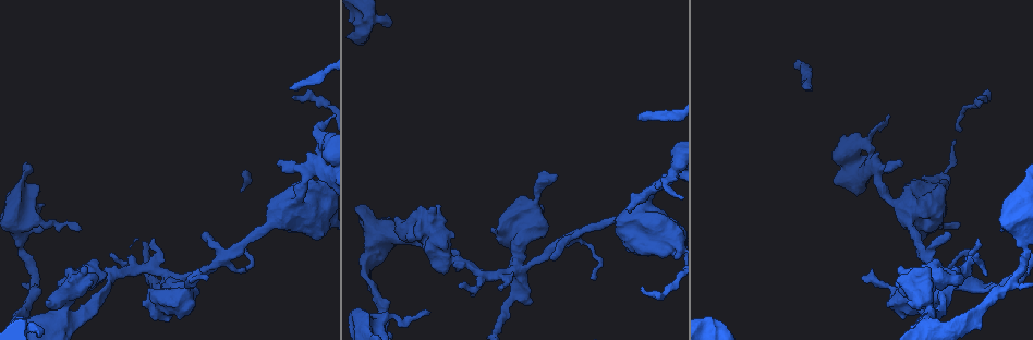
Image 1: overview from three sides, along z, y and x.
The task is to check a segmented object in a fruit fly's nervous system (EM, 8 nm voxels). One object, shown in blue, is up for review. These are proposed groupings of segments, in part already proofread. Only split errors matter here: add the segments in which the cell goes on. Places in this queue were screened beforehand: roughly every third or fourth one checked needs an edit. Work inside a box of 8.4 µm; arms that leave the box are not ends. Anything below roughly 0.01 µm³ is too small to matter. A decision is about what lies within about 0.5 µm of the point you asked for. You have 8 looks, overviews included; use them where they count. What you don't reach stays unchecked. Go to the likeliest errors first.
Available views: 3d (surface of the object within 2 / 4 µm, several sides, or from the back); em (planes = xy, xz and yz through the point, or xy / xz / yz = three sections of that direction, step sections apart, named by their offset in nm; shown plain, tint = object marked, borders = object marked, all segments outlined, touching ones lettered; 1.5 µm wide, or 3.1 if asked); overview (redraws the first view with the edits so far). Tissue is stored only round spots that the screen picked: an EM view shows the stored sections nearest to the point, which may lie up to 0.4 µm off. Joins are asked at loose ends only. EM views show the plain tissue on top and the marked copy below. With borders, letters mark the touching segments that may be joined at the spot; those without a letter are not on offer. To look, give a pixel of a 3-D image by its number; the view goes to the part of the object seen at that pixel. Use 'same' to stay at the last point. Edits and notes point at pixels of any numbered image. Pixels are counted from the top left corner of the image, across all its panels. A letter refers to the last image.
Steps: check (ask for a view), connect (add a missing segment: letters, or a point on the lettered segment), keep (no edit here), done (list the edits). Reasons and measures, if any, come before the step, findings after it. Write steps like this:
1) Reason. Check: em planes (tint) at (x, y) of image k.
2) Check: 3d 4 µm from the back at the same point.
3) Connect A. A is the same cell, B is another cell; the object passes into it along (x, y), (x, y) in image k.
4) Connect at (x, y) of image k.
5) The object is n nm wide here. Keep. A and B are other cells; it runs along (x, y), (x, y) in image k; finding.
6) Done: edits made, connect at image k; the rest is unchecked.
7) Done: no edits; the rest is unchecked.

Thin end. Check: em xz step 8 (borders) at (641, 120) of image 1.

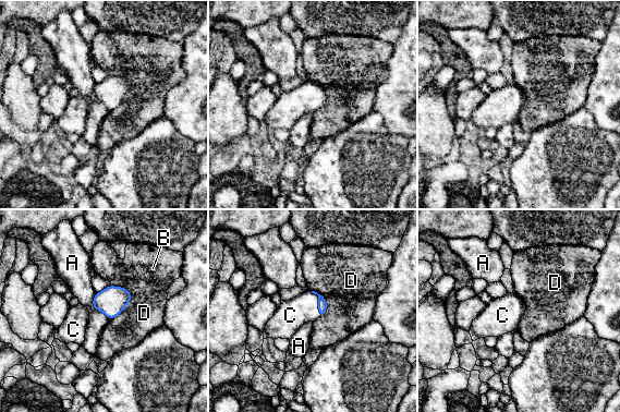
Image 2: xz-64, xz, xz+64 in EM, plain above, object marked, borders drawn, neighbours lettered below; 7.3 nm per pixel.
Connect C. C is the same cell, A, B and D are other cells; it goes on there.

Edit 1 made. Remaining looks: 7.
Check: overview.

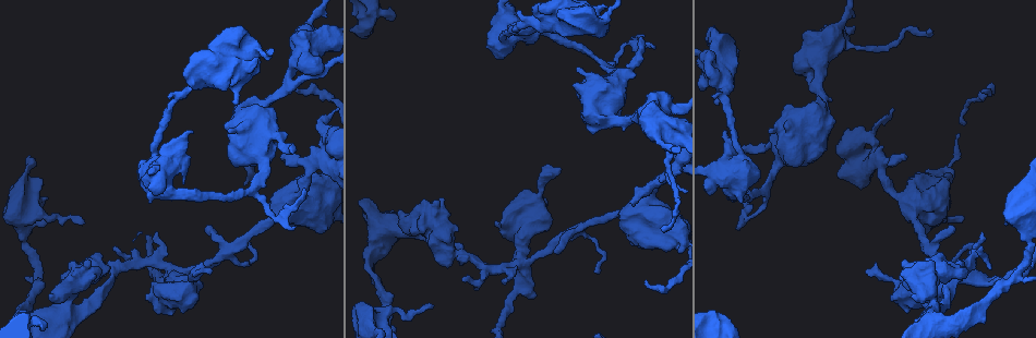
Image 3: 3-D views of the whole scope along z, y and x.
Free end. Check: em xz step 8 (tint) at (738, 229) of image 3.

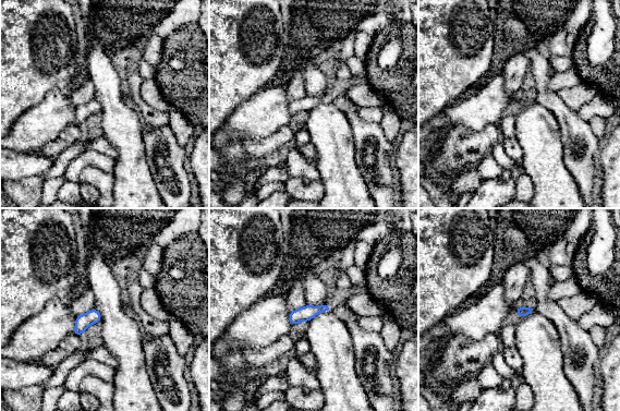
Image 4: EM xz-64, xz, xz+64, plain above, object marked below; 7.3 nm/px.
Check: em xz step 8 (borders) at the same point.

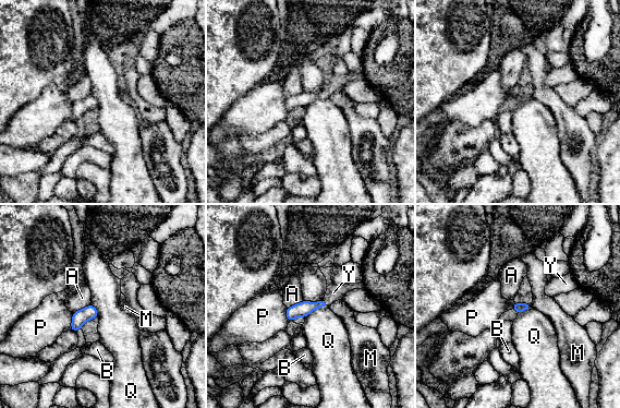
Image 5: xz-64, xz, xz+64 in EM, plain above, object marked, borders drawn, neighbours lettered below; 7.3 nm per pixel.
Connect Y. Y is the same cell, A, B, M, P and Q are other cells; the object passes into it along (303, 309), (326, 302), (333, 292) in image 5; the cell continues.

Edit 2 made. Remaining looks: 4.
See it whole again. Check: overview.

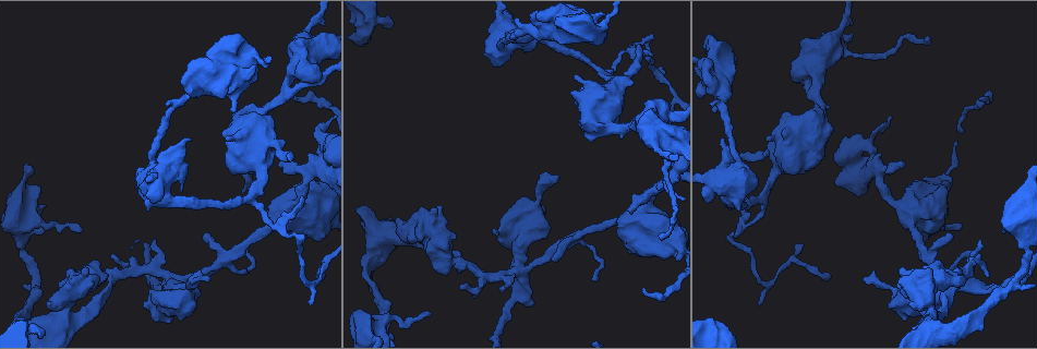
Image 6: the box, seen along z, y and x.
Check: em planes (borders) at (557, 177) of image 6.

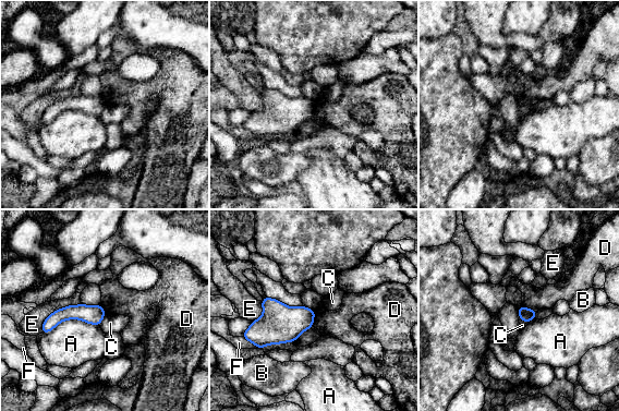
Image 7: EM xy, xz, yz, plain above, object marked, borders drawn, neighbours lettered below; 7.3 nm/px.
The object is 100 nm wide here. Keep. A, B, C, D, E and F are other cells; none of them fits.

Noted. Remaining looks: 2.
Done: edits made, connect at image 2, connect at image 5; the rest is unchecked.

